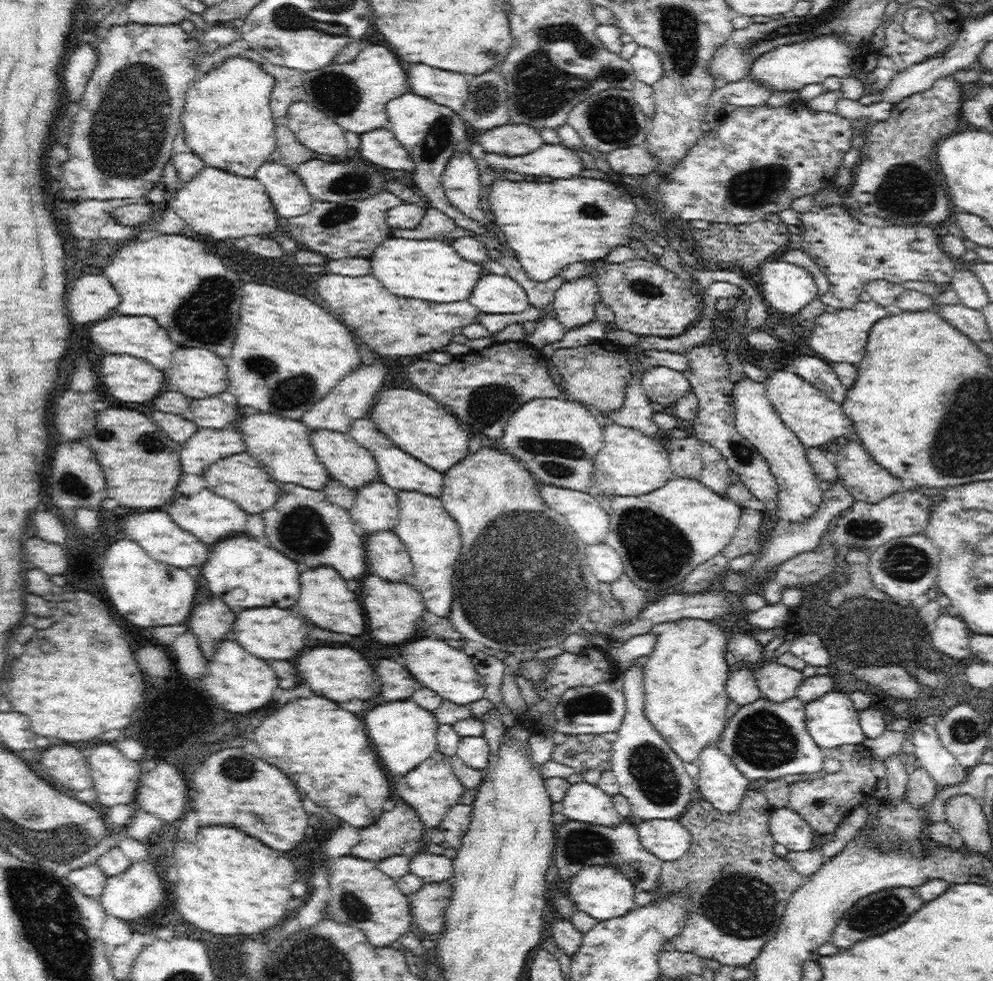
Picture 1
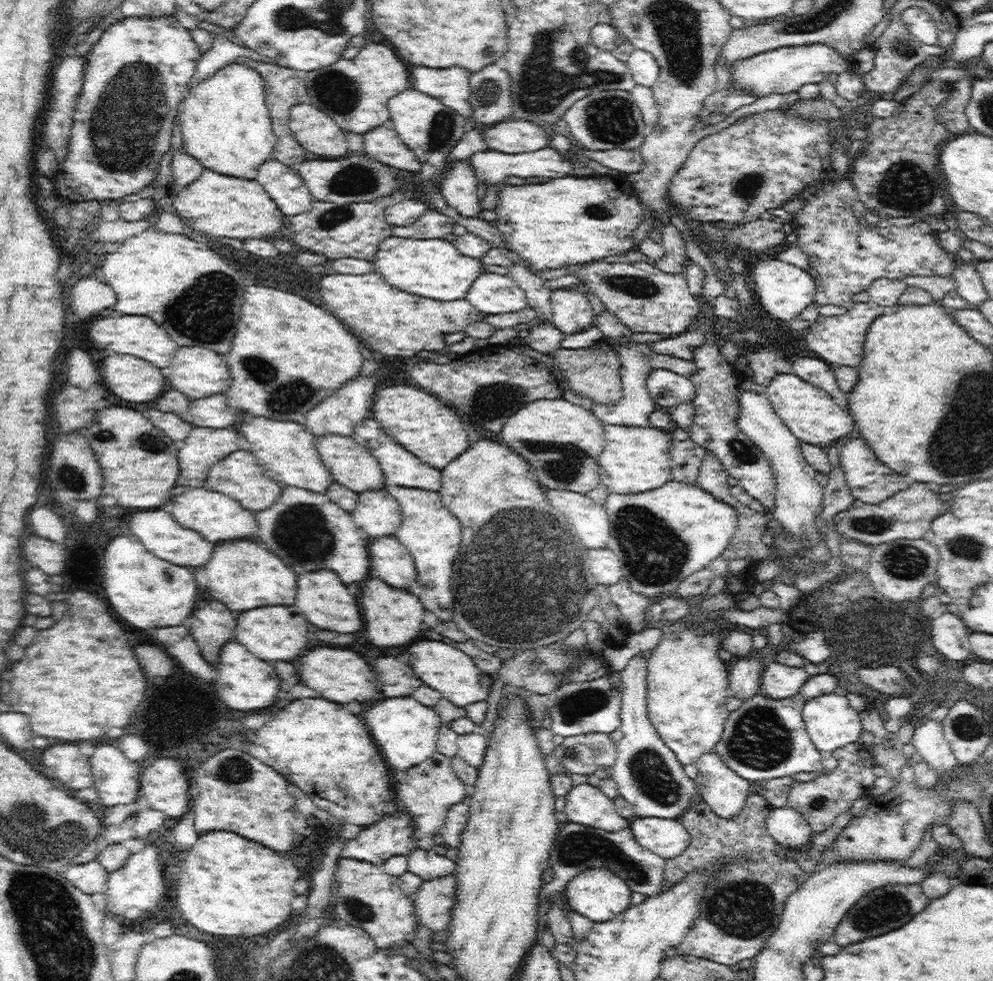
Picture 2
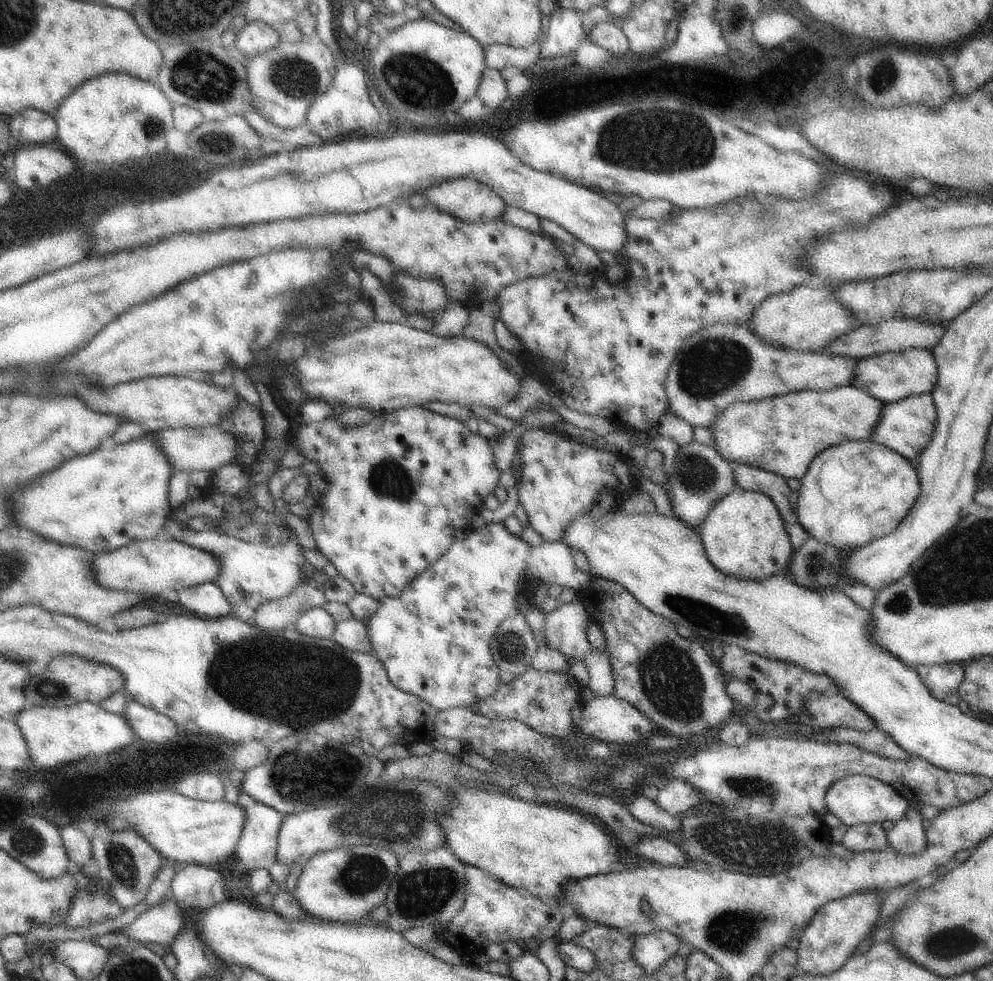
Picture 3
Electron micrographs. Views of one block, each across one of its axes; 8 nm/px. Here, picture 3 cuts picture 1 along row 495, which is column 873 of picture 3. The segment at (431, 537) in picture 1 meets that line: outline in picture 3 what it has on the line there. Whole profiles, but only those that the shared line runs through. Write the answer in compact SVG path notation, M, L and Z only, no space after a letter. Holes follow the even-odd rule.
M847 384L828 391L805 390L760 400L760 402L734 404L726 412L722 412L718 420L714 420L711 430L716 438L717 451L731 464L738 462L738 464L754 465L762 470L772 471L786 480L790 478L800 480L820 452L844 442L870 440L874 428L878 428L878 420L884 406L886 403L868 396L864 390L854 388L854 385Z

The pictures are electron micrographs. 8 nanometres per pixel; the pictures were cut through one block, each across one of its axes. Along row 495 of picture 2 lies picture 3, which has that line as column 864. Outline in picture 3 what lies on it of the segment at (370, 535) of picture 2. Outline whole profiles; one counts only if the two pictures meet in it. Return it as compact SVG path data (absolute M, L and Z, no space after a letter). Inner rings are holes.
M909 348L900 352L885 352L872 355L865 359L858 359L854 368L854 388L864 390L868 396L880 400L882 403L898 402L908 396L931 393L938 380L938 366L933 351L921 348Z

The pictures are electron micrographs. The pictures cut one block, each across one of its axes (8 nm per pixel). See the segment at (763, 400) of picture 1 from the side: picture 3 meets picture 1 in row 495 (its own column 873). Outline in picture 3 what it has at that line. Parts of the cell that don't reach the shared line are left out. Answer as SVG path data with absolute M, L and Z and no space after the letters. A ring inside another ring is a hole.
M866 775L840 778L828 788L824 802L826 802L826 813L830 812L842 822L842 825L848 827L862 823L881 823L886 820L897 823L911 806L907 797L901 795L895 788Z

